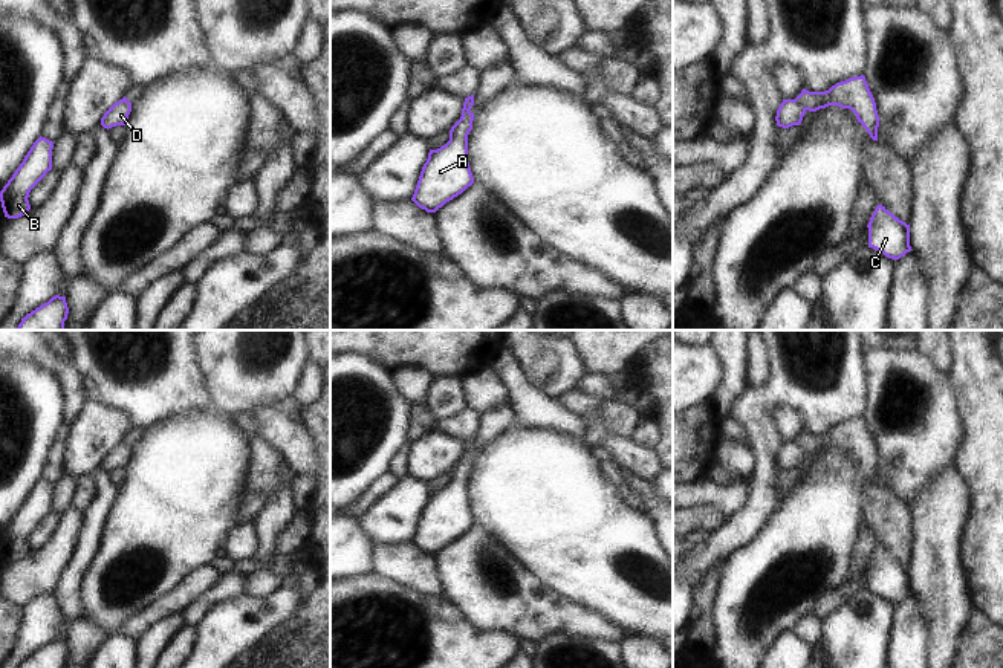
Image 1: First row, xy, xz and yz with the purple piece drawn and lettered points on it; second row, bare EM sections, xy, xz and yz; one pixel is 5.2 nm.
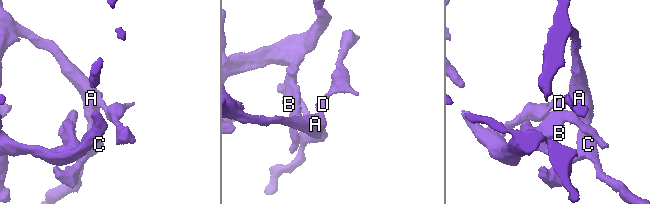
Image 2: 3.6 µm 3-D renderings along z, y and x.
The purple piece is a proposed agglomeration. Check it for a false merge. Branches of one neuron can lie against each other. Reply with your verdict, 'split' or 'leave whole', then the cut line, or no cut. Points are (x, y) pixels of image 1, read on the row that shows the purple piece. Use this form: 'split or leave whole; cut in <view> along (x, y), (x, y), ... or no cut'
split; cut in yz along (795, 98), (804, 110)

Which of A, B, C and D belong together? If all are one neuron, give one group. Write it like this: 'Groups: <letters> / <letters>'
Groups: A B C / D

